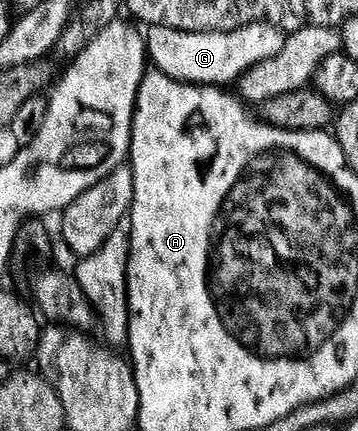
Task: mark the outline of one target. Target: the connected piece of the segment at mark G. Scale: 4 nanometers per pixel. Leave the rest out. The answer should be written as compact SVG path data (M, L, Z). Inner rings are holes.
M250 24L236 32L182 32L151 28L145 36L149 60L158 71L185 84L231 86L253 66L281 54L287 36L272 24Z

